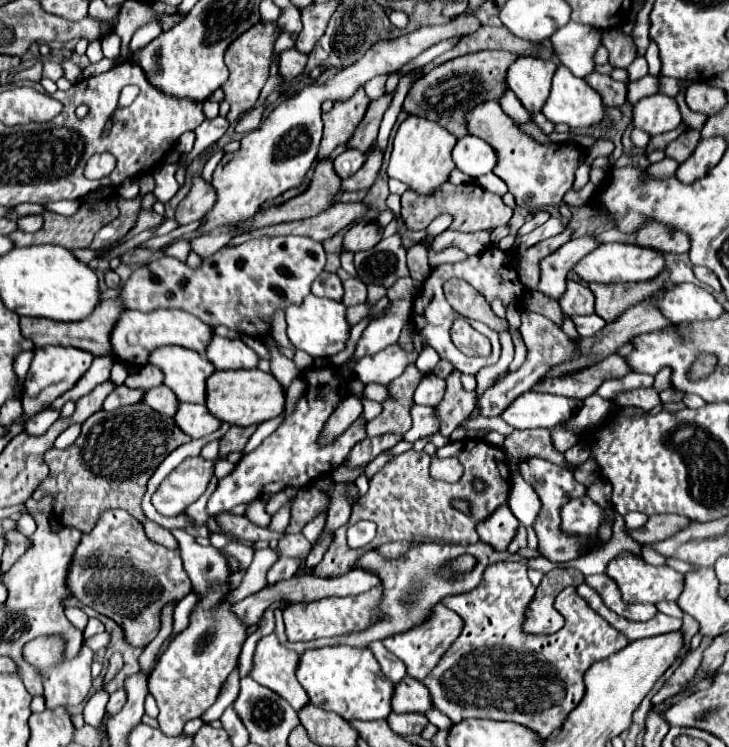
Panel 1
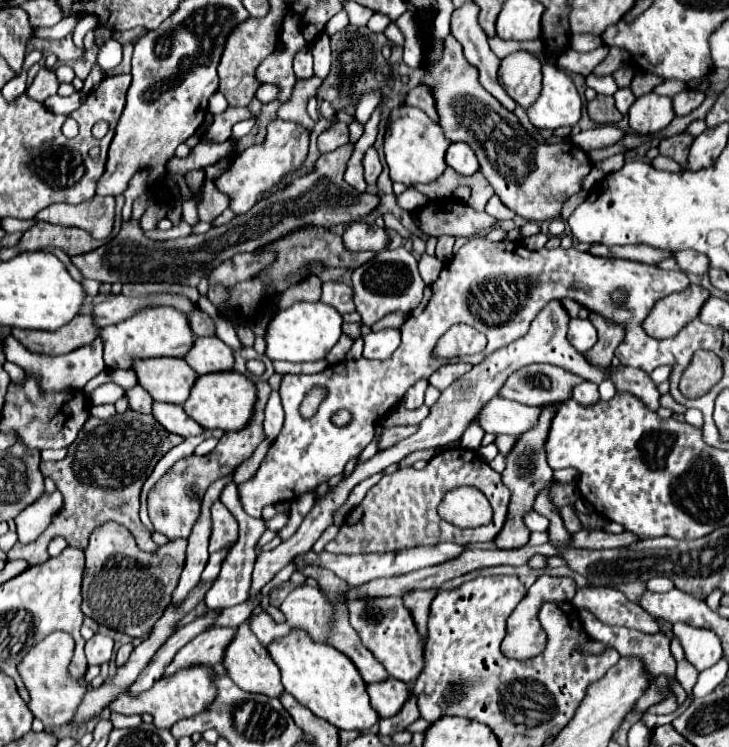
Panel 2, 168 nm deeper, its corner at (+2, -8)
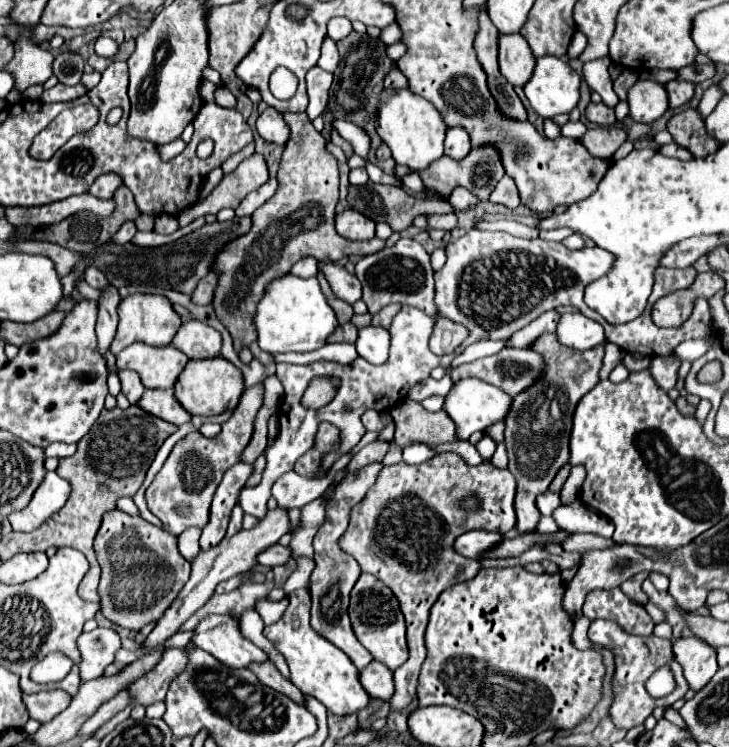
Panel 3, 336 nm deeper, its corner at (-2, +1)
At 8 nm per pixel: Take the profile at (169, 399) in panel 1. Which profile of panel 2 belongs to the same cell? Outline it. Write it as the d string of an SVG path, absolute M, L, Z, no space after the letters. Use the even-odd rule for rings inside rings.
M135 385L135 387L127 389L125 397L129 401L129 409L139 411L139 413L151 413L151 405L153 405L151 395L141 385Z

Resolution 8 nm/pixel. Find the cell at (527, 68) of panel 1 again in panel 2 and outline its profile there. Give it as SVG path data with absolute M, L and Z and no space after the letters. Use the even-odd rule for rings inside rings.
M517 51L507 55L499 65L499 81L507 95L515 99L521 107L535 103L541 89L541 61L527 53Z

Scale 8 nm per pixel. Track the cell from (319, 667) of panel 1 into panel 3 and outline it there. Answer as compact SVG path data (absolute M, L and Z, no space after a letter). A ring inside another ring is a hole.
M297 590L289 596L289 608L285 610L283 618L271 626L265 626L265 636L273 642L273 646L277 646L277 650L287 660L287 666L291 670L291 682L303 694L317 698L333 714L355 714L367 708L371 698L359 682L359 670L337 646L313 632L309 624L309 608L309 590Z

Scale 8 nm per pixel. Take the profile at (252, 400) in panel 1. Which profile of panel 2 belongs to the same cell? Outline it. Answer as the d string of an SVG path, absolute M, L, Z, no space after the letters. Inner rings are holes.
M217 371L217 373L207 373L197 377L189 399L183 403L183 409L193 421L197 421L205 429L239 431L251 419L255 397L257 393L251 379L247 379L237 371Z

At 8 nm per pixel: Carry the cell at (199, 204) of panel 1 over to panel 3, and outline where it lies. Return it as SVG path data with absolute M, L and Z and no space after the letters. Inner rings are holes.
M253 154L251 158L243 160L231 174L223 176L221 184L207 196L207 200L200 200L193 206L183 210L177 216L179 226L183 227L205 214L217 214L223 208L237 208L241 200L265 184L269 178L267 164L261 154Z

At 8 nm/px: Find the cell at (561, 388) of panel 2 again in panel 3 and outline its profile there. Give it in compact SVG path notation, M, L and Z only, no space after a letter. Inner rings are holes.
M503 348L501 352L487 356L487 358L479 358L475 362L469 364L461 364L451 368L451 380L463 380L467 376L479 378L483 382L489 382L501 390L505 390L509 396L517 396L519 392L531 388L531 384L535 384L535 380L539 380L539 376L545 372L545 364L543 364L543 356L539 356L539 352L535 350L517 350L517 348Z

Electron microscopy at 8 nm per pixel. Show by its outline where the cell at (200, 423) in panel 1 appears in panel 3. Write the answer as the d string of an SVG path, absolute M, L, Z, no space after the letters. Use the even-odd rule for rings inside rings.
M147 390L137 402L137 406L141 406L145 412L151 412L157 418L163 418L165 422L181 426L191 420L191 414L183 410L183 406L175 400L173 394L173 390Z

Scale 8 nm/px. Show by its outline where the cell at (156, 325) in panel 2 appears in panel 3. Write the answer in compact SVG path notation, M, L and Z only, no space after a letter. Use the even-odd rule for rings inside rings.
M131 294L119 302L119 328L117 336L111 344L111 354L117 356L123 348L129 344L141 340L149 346L169 346L171 340L175 338L175 332L181 328L183 320L181 316L173 310L173 304L159 294Z

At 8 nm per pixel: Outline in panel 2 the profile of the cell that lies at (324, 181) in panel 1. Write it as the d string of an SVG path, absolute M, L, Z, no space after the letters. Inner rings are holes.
M353 145L341 147L339 151L325 153L319 157L315 171L293 179L285 189L273 191L259 199L259 203L235 217L231 223L213 227L211 231L203 235L189 235L175 241L151 241L143 235L139 227L139 219L143 211L153 203L153 197L149 193L143 193L139 199L133 201L133 215L131 221L123 223L121 231L115 239L111 239L107 245L79 255L71 257L71 263L81 271L85 279L95 279L101 283L181 283L189 287L197 287L203 279L207 269L215 269L221 263L233 259L237 253L257 251L259 247L277 241L279 237L303 227L303 225L323 225L331 227L337 223L353 223L369 215L379 205L379 195L371 193L359 193L351 185L345 183L343 173L347 169L347 161L353 153Z

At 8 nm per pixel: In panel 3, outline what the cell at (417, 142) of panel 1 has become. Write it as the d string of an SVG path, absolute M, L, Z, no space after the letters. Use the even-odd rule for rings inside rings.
M397 90L377 110L377 132L383 138L383 142L391 148L393 160L397 164L403 164L409 170L419 172L423 168L429 168L431 162L443 156L447 126L443 124L443 118L431 102L423 100L411 90Z

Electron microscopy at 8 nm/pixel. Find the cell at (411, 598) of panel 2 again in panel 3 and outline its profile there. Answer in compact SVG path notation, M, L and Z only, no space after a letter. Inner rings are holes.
M445 452L417 466L405 462L385 466L365 498L351 510L351 522L347 532L339 538L339 546L355 556L363 572L375 574L393 590L407 620L411 656L395 670L395 680L393 672L375 660L361 672L361 684L369 696L383 702L391 700L393 712L407 708L417 696L419 668L427 654L425 628L431 606L443 590L473 578L481 566L477 560L455 556L455 538L467 530L479 528L487 532L511 530L515 526L513 498L515 478L507 468L497 468L491 462L469 466L459 454ZM467 494L481 498L479 512L465 512L455 504Z

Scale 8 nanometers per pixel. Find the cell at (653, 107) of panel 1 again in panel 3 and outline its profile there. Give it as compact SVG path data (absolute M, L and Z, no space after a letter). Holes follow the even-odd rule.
M639 80L627 96L631 118L637 122L655 122L667 112L667 90L655 80Z

